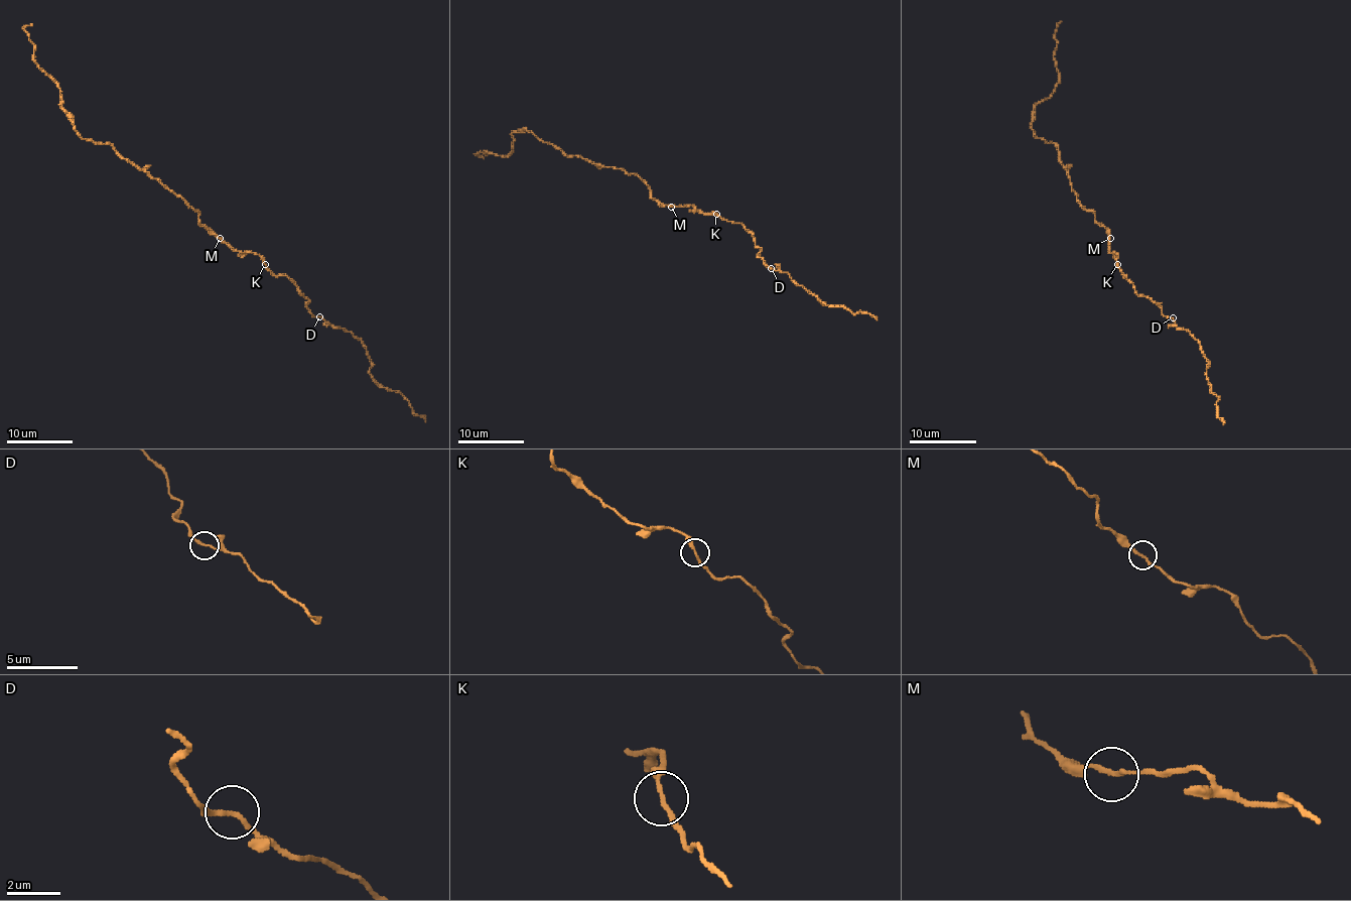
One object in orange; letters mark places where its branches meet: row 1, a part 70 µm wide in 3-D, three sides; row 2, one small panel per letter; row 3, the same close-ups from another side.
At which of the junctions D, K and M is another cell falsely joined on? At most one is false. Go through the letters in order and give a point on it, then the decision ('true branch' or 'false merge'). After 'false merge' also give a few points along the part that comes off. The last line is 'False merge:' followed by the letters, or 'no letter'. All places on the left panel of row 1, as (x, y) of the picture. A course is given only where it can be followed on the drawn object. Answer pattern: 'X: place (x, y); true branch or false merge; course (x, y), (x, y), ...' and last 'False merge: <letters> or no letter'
D: place (319, 316); true branch
K: place (265, 264); true branch
M: place (220, 238); true branch
False merge: no letter

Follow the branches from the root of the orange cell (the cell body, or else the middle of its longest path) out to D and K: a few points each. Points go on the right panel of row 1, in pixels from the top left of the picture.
D: (1108, 236), (1108, 251), (1116, 253), (1116, 266), (1133, 284), (1134, 291), (1149, 296), (1165, 316), (1173, 317)
K: (1108, 236), (1108, 251), (1116, 253), (1116, 264)

